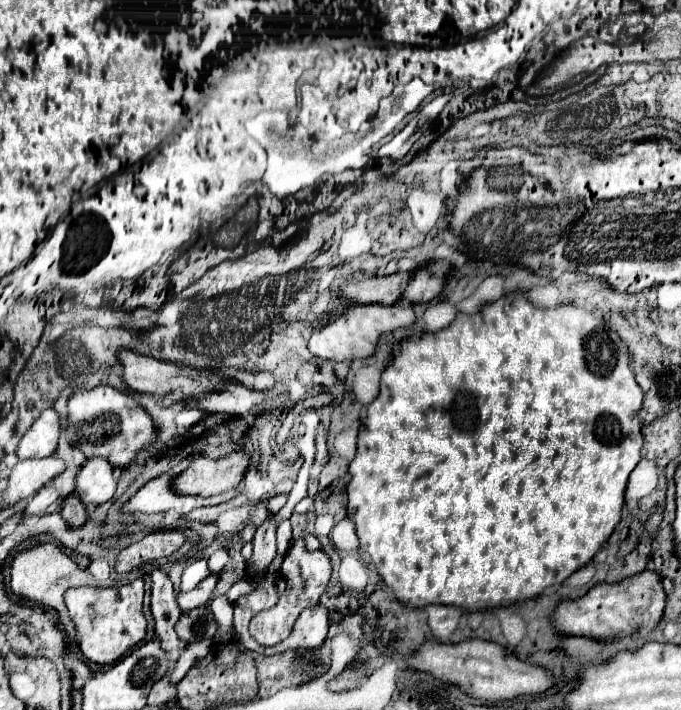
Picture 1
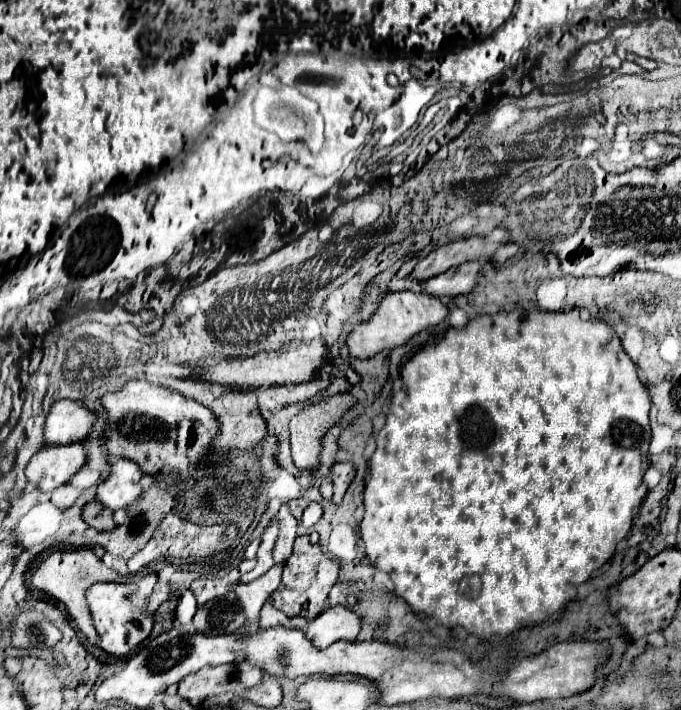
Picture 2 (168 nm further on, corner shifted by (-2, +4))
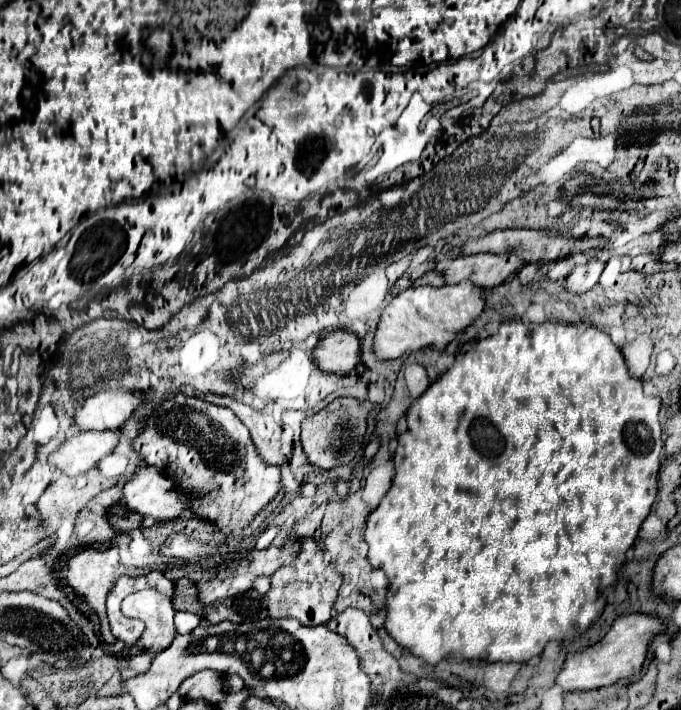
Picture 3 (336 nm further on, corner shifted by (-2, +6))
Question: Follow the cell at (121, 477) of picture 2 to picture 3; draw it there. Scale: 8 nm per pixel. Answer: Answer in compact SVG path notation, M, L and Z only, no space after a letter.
M142 466L122 488L122 502L128 510L152 516L154 520L178 518L188 510L188 500L174 490L168 476L152 466Z

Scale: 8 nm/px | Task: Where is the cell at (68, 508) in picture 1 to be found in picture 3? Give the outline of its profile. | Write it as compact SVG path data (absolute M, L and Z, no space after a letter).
M116 504L116 506L108 508L108 514L106 514L106 516L108 516L110 526L112 526L116 532L130 532L130 530L138 528L140 522L142 522L142 516L140 516L140 514L132 512L132 510L128 510L128 508L126 508L126 512L124 512L124 506L122 506L122 504Z

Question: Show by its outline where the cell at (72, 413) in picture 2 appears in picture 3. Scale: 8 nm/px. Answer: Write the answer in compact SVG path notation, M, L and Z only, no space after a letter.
M128 390L98 392L82 402L72 414L72 424L80 430L118 430L138 408L140 396Z

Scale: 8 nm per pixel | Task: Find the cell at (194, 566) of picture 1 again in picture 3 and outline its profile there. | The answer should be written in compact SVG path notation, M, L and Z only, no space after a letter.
M176 612L174 624L176 624L178 634L188 634L200 624L200 618L194 612Z

